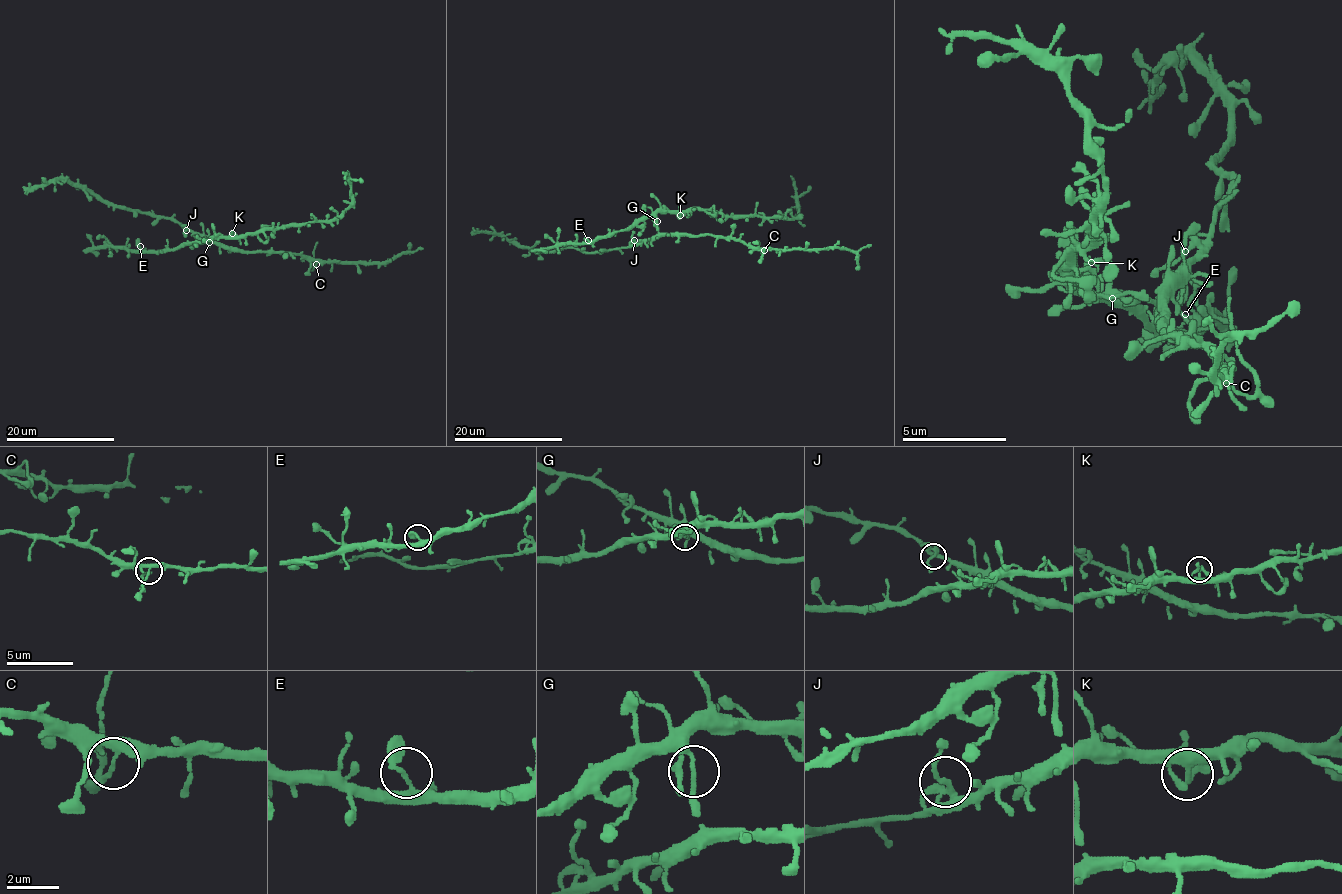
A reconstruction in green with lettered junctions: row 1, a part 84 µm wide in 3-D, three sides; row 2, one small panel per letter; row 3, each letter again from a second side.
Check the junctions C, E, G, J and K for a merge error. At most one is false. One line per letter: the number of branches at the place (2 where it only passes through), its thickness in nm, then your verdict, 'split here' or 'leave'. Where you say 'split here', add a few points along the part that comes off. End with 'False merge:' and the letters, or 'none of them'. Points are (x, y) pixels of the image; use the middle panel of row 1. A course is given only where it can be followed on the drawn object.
C: 3 branches meet; 180 nm thick; split here
E: 2 branches meet; 190 nm thick; leave
G: 3 branches meet; 130 nm thick; leave
J: 3 branches meet; 180 nm thick; leave
K: 2 branches meet; 200 nm thick; leave
False merge: C

